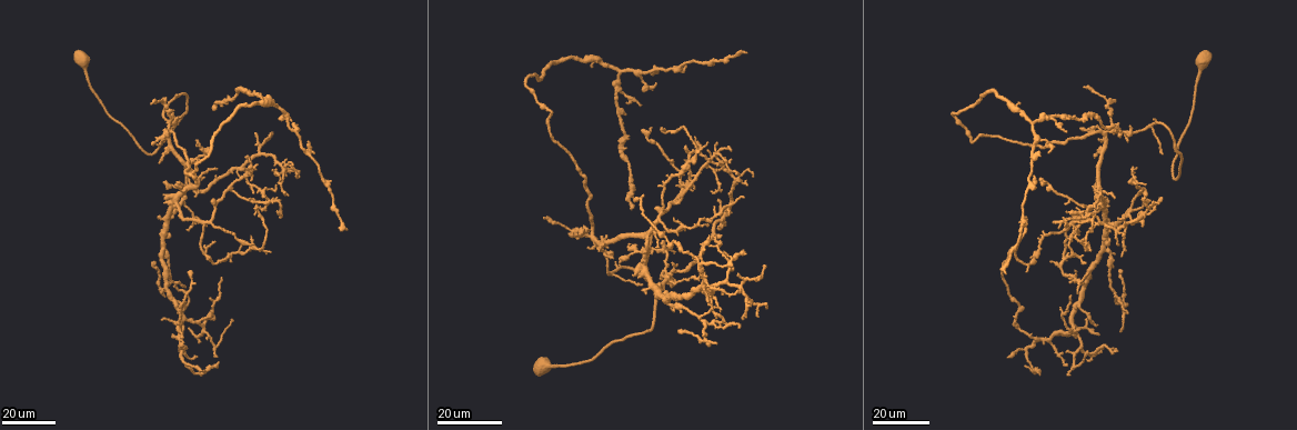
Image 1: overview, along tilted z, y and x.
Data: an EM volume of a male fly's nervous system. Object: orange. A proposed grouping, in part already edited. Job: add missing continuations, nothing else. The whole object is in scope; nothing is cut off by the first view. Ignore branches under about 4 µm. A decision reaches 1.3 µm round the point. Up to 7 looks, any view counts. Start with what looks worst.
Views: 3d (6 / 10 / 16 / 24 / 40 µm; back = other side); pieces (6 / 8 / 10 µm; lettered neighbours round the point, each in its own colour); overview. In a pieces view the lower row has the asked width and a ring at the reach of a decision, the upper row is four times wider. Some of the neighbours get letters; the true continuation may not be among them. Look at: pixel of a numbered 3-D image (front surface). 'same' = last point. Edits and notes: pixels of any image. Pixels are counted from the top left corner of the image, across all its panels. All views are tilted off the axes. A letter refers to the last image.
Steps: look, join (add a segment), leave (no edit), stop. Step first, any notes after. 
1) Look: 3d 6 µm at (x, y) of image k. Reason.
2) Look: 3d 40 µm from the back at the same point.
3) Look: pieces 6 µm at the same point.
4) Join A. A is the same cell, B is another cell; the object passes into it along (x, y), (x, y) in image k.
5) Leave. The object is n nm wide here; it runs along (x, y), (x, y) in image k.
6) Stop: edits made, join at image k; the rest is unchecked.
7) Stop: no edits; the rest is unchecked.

Look: 3d 16 µm at (216, 169) of image 1. Free end.

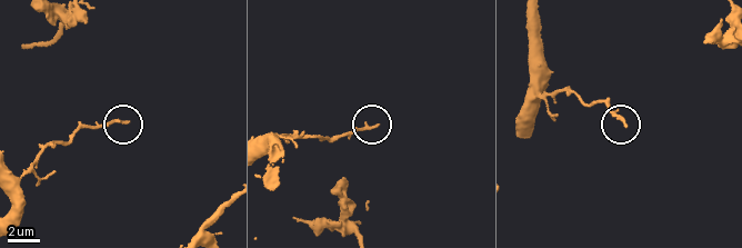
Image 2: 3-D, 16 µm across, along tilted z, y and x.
Look: pieces 10 µm at (625, 124) of image 2. What lies round it.

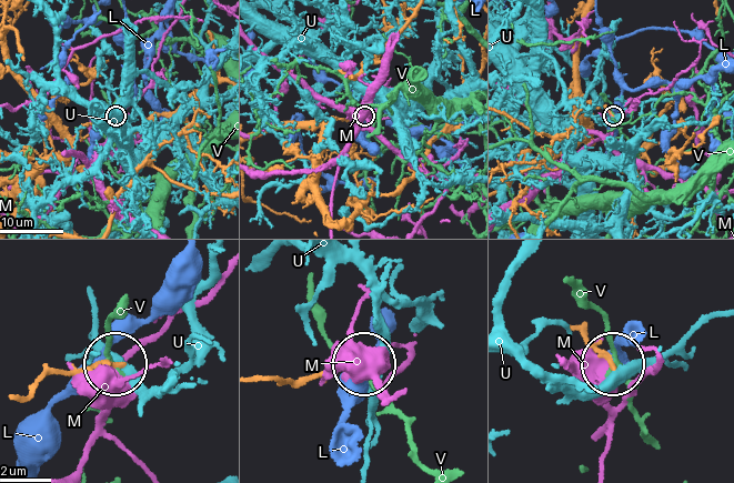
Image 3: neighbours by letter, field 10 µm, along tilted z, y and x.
Leave. L, M, U and V are other cells; no lettered segment goes on from it.

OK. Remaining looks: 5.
Look: 3d 16 µm at (684, 147) of image 1. Branch stops here.

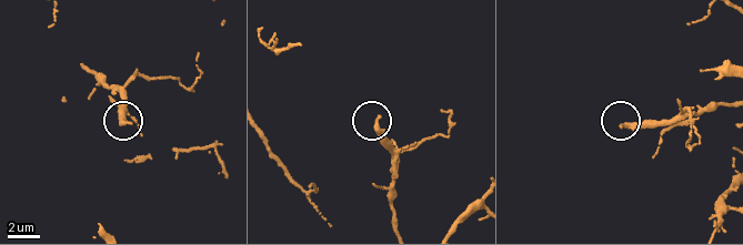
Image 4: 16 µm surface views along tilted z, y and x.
Look: pieces 6 µm at (622, 124) of image 4.

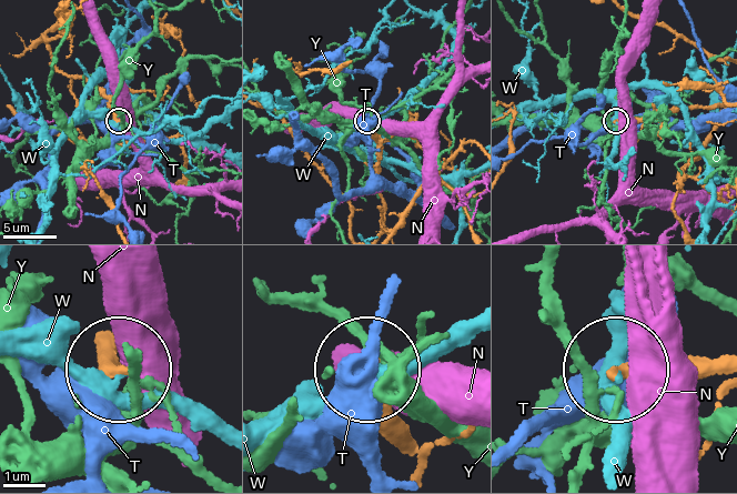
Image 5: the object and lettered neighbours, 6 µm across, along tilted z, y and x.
Leave. N, T, W and Y are other cells; none of them fits.

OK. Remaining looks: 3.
Look: 3d 16 µm at (746, 53) of image 1. Long arm stops here.

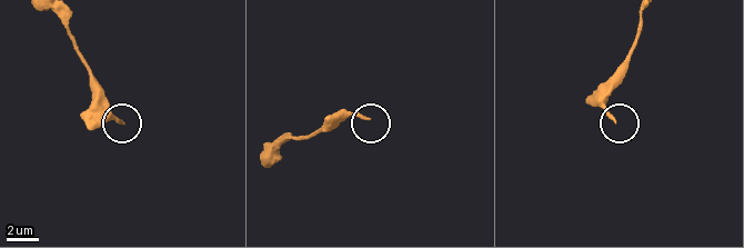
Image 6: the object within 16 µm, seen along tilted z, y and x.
Look: pieces 8 µm at (122, 122) of image 6.

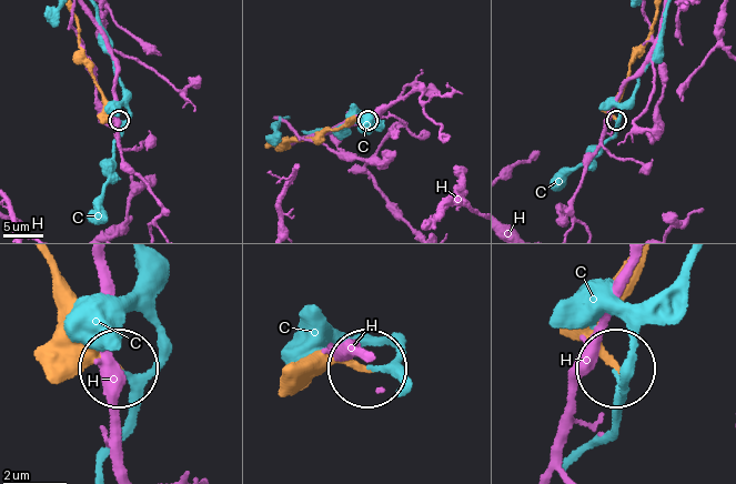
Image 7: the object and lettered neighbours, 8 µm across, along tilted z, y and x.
Leave. C and H are other cells; no lettered segment goes on from it.

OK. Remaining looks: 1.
Stop: no edits; the rest is unchecked.

